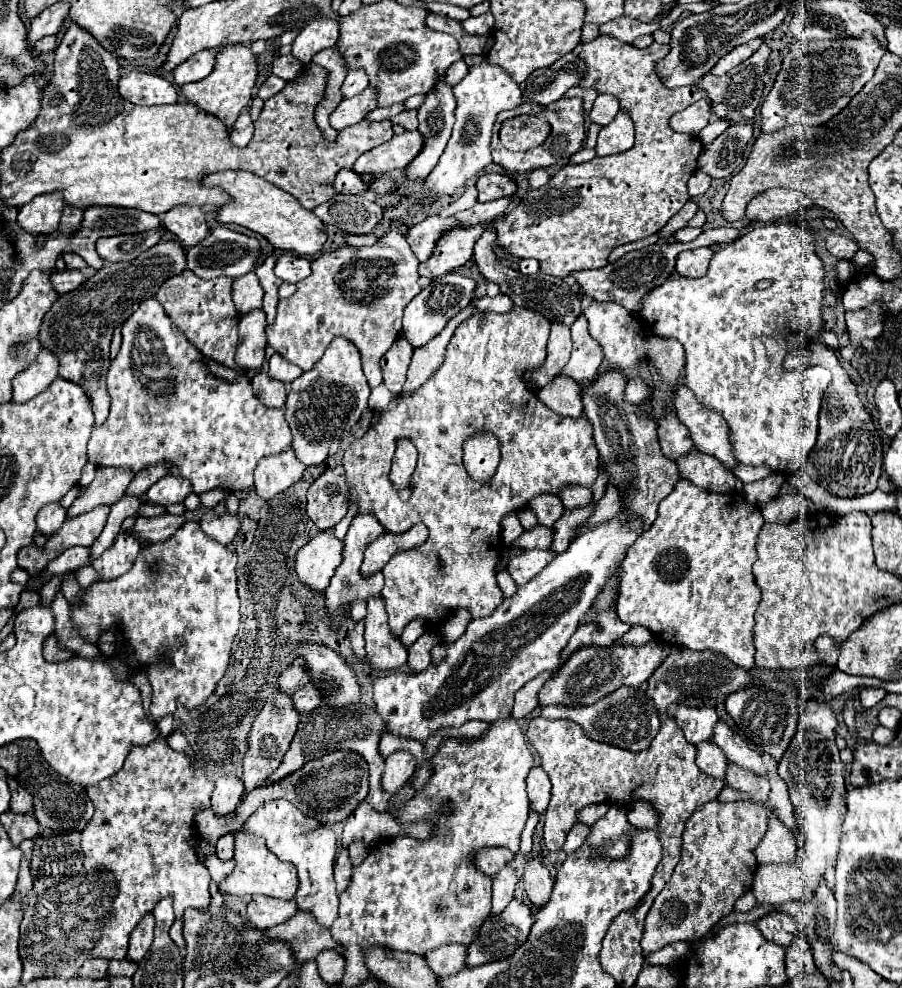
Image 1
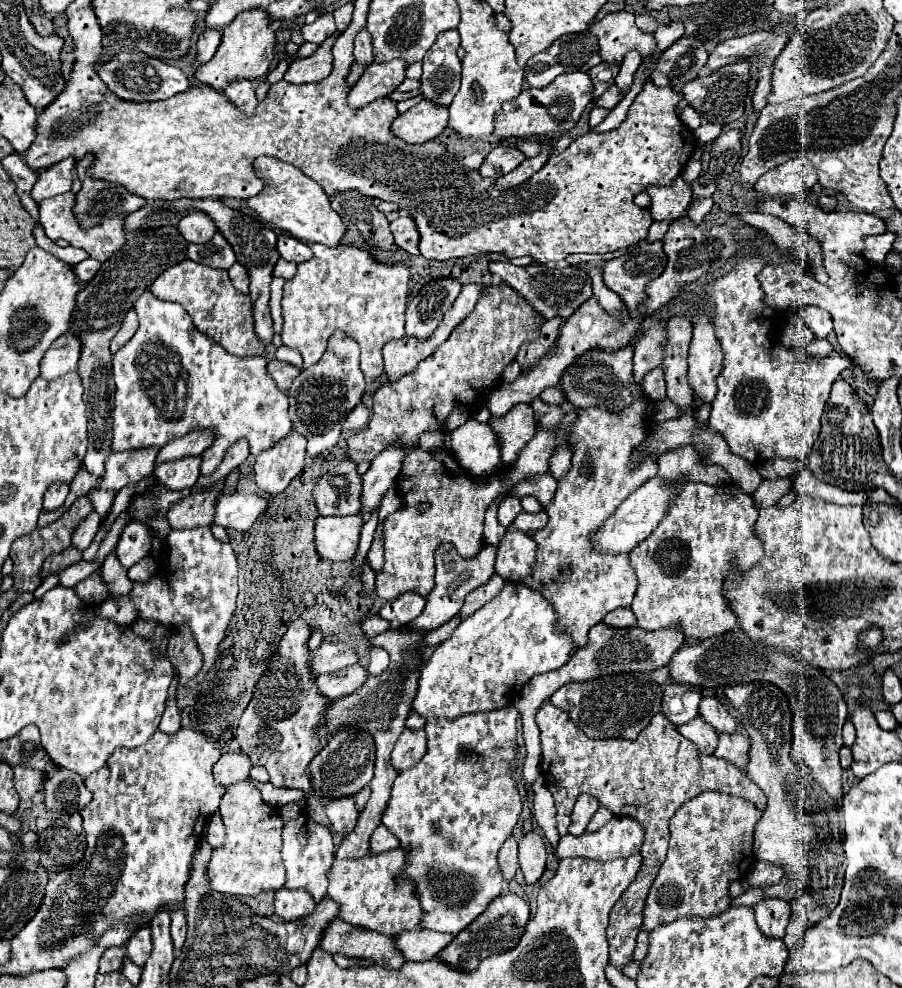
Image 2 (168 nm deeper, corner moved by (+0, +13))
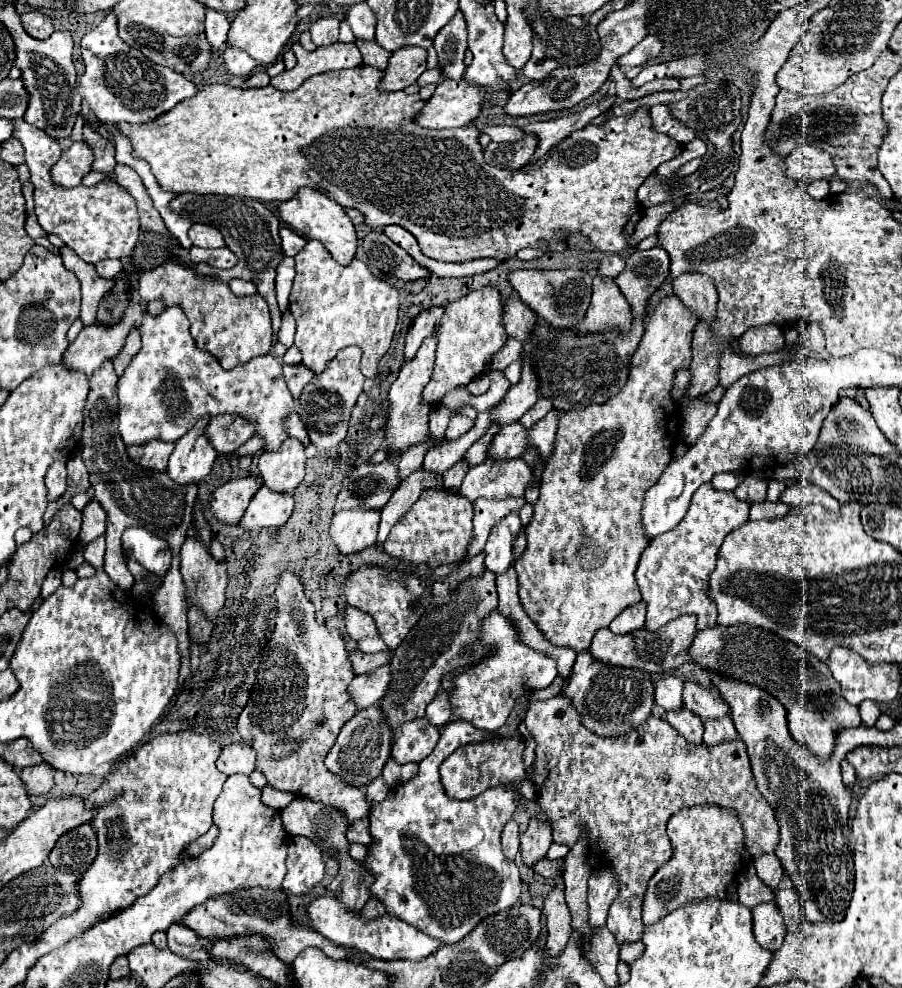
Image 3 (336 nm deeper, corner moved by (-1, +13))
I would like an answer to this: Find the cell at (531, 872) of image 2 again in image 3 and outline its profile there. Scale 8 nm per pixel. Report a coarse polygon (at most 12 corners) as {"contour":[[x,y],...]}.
{"contour":[[533,816],[521,834],[527,866],[545,858],[551,828]]}

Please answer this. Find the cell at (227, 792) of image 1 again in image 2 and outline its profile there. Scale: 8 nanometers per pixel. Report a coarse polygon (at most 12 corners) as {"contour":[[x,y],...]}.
{"contour":[[222,754],[214,764],[218,784],[248,780],[252,762],[246,754]]}

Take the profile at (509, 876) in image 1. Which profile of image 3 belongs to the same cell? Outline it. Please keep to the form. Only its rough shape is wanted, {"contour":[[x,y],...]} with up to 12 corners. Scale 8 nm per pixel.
{"contour":[[517,822],[503,828],[503,854],[515,860],[519,852]]}

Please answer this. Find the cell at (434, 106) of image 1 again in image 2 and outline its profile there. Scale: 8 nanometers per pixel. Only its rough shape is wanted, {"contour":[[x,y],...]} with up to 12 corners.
{"contour":[[446,30],[424,56],[424,98],[450,106],[460,88],[460,34]]}

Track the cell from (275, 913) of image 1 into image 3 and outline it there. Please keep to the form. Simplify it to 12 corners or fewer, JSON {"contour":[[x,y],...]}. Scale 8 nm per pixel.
{"contour":[[333,896],[305,906],[311,928],[381,960],[443,944],[393,916],[363,920]]}

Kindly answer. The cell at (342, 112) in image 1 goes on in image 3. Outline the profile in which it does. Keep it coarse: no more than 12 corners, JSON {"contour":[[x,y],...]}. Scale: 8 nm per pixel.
{"contour":[[399,48],[379,90],[407,88],[425,72],[425,48]]}

